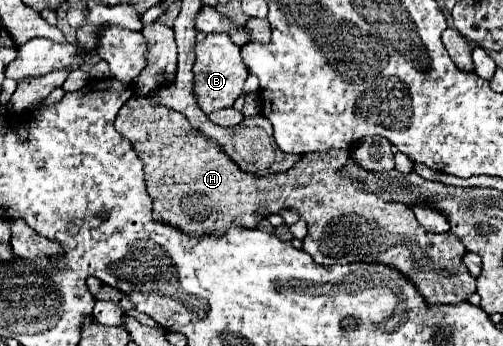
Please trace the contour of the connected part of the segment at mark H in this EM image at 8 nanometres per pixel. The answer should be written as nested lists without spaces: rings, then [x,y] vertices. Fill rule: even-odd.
[[[130,97],[122,105],[114,127],[130,139],[136,155],[144,163],[146,191],[154,201],[154,221],[172,225],[194,237],[222,237],[230,227],[254,229],[260,219],[280,215],[282,209],[294,209],[308,228],[302,250],[318,265],[358,261],[388,265],[412,281],[424,301],[432,305],[466,301],[476,291],[476,279],[462,263],[464,247],[458,237],[422,231],[412,209],[378,199],[338,175],[350,157],[348,151],[308,153],[286,173],[258,177],[240,171],[210,139],[194,131],[182,113],[152,105],[148,97]]]

